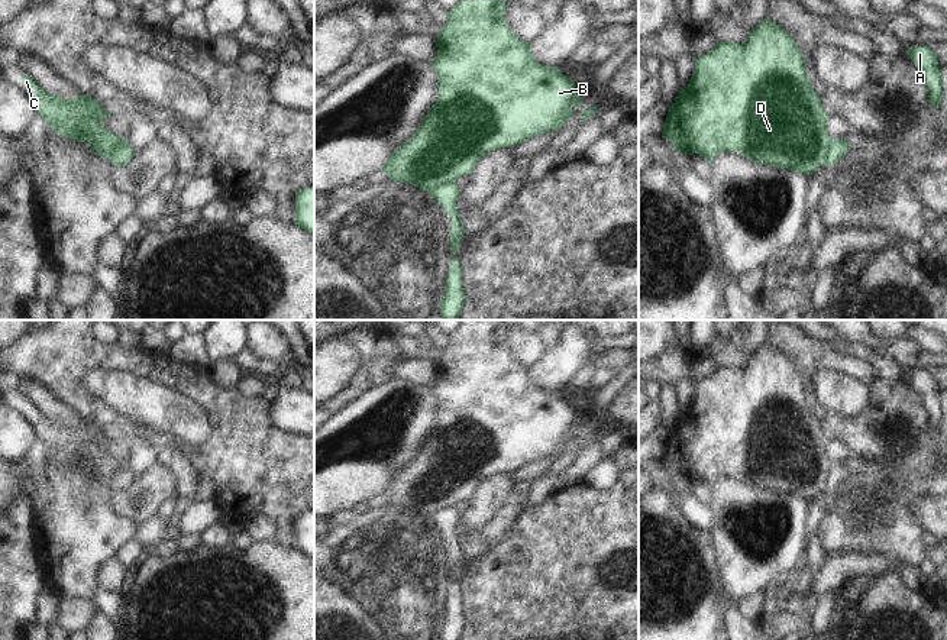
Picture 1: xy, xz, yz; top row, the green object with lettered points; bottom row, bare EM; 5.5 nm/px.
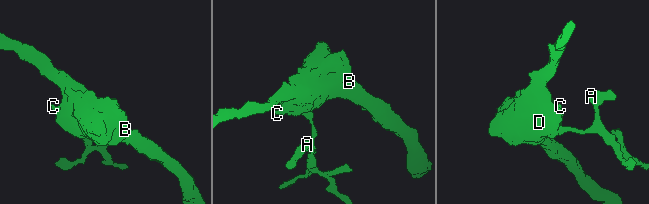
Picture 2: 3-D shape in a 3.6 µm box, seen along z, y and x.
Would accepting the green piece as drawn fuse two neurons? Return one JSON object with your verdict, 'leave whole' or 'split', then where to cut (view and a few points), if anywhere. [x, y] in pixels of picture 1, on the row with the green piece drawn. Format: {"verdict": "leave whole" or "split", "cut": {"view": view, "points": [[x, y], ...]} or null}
{"verdict": "split", "cut": {"view": "yz", "points": [[833, 139], [826, 164]]}}

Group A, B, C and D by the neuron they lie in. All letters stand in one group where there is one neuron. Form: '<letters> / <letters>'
A / B C D

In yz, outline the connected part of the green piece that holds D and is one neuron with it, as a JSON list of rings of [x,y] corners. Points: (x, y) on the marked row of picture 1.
[[[766,17],[749,32],[743,43],[717,42],[695,61],[696,68],[688,85],[681,88],[669,106],[662,132],[662,138],[673,143],[675,153],[699,153],[711,164],[720,152],[736,152],[757,164],[796,171],[805,177],[827,165],[825,156],[834,140],[827,133],[830,116],[809,83],[796,42],[779,25]]]

